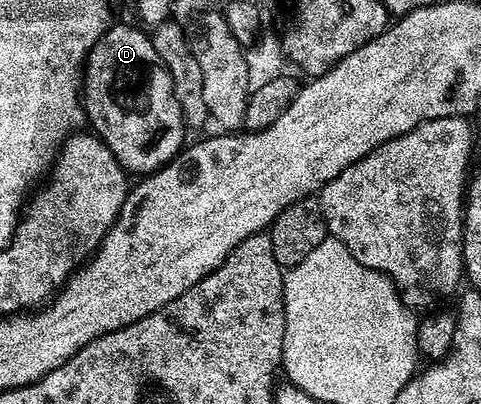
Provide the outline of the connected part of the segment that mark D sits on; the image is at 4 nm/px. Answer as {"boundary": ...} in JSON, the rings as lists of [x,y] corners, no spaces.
{"boundary":[[[110,24],[89,52],[81,83],[81,104],[86,122],[90,126],[93,124],[92,132],[108,146],[111,155],[115,155],[115,159],[129,175],[148,175],[156,169],[162,169],[181,152],[186,144],[185,133],[187,134],[179,99],[175,99],[173,94],[171,75],[159,59],[159,51],[155,51],[152,36],[144,28],[141,29],[136,29],[133,25]]]}

